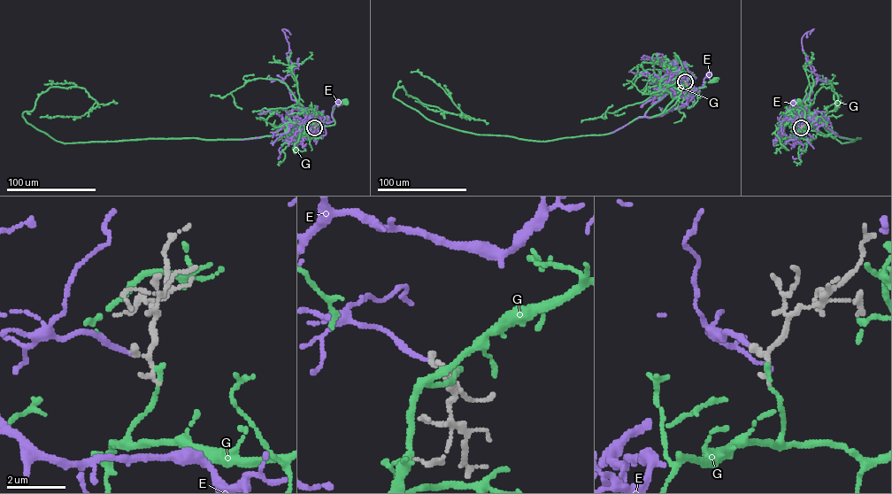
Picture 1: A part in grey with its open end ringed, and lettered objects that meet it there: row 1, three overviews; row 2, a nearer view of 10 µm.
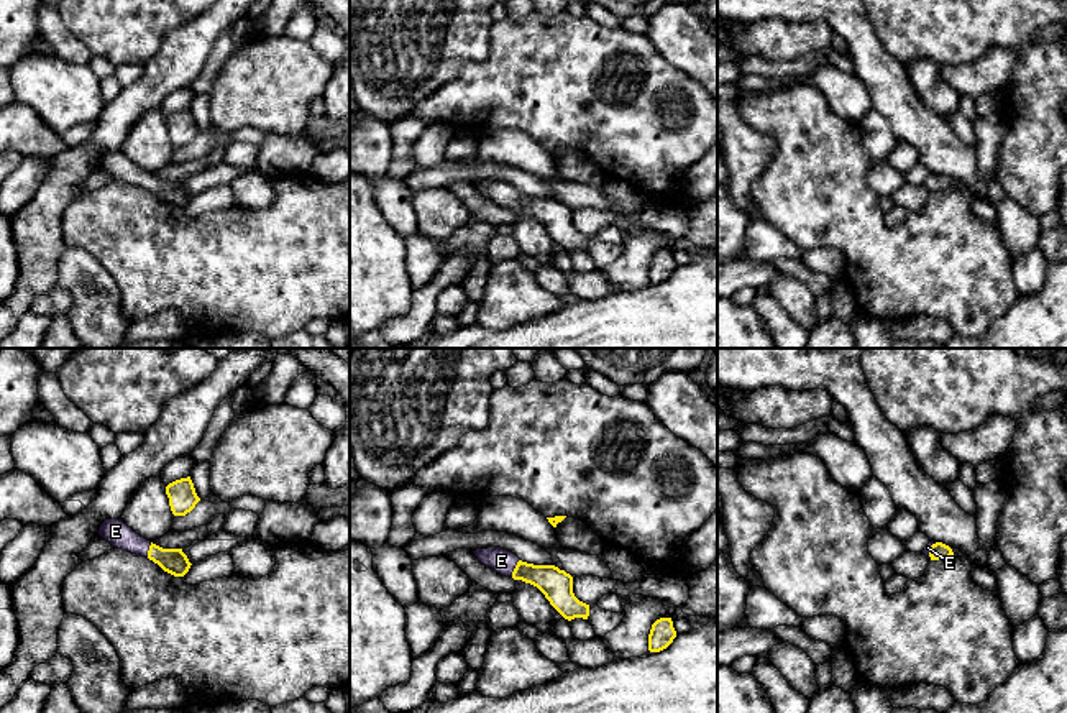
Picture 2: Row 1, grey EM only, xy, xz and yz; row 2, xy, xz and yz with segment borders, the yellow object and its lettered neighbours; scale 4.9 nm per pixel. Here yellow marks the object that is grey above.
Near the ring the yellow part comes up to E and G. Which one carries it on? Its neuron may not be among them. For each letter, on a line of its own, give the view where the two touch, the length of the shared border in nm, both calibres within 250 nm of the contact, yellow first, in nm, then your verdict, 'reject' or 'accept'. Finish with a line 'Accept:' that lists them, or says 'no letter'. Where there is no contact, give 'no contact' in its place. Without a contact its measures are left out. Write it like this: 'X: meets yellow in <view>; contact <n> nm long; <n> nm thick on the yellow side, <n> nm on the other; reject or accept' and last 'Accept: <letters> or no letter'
E: meets yellow in xz; contact 100 nm long; 160 nm thick on the yellow side, 120 nm on the other; accept
G: no contact; reject
Accept: E

